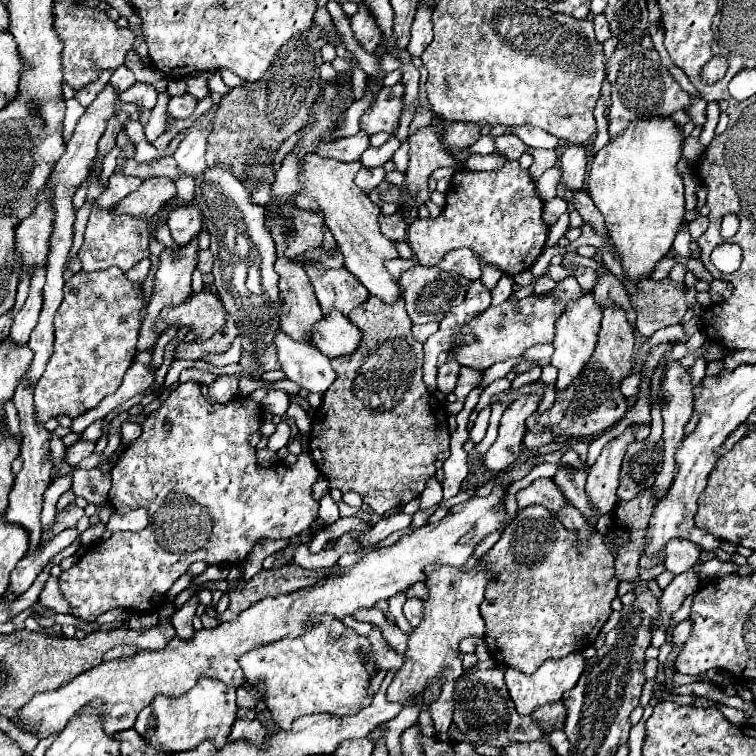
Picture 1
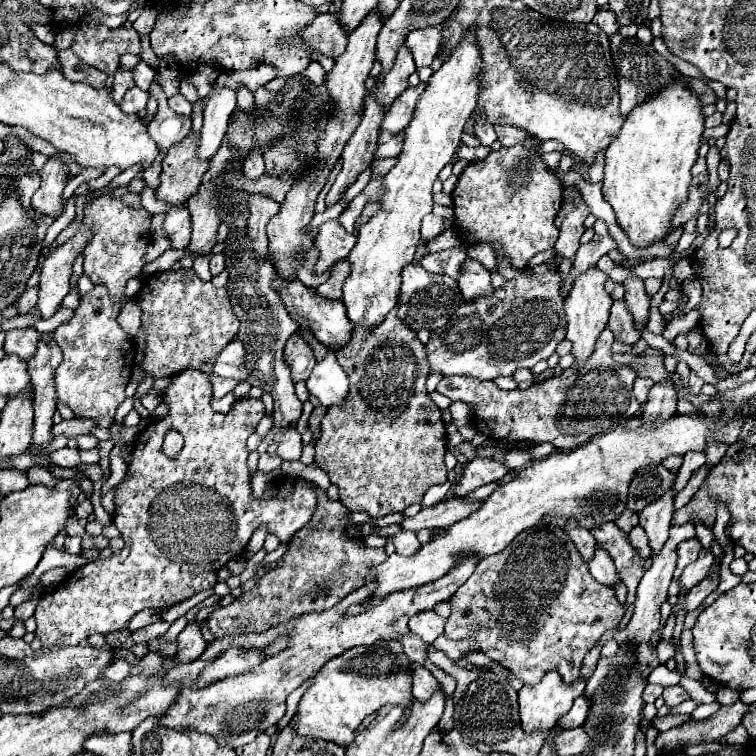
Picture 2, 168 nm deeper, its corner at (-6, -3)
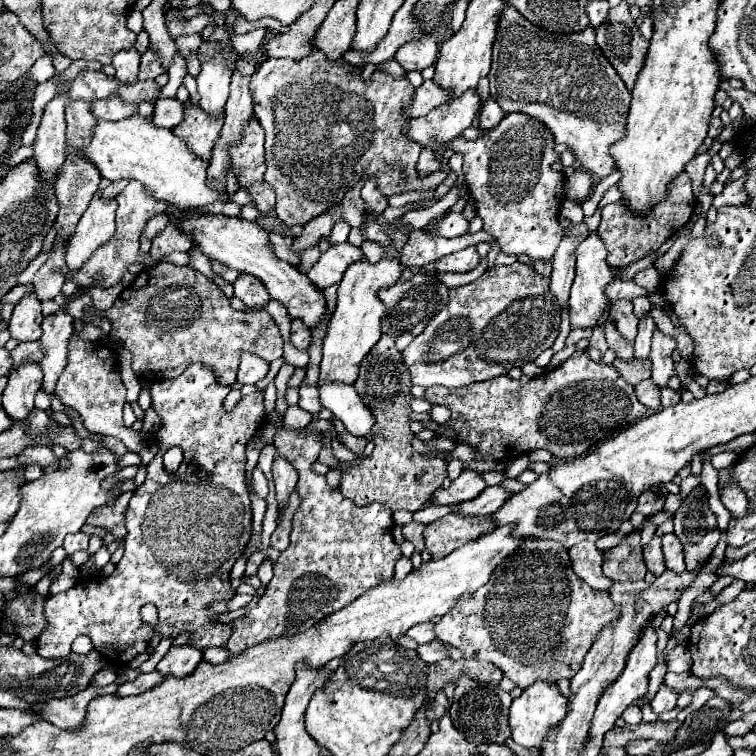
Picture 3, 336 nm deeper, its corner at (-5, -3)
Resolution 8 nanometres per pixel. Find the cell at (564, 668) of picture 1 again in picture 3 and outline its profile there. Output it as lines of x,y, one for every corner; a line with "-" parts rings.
537,681
511,703
511,711
509,711
509,727
513,733
511,739
523,747
541,747
541,741
545,739
547,731
559,721
563,721
565,713
567,713
567,697
561,695
557,683

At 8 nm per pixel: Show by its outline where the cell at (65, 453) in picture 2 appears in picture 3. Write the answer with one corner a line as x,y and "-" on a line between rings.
27,447
27,451
23,451
23,455
19,457
19,461
23,465
35,463
35,465
47,467
47,465
59,463
59,457
55,457
55,453
51,451
51,447

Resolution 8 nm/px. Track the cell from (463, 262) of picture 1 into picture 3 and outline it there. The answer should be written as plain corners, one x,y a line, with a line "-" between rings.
383,335
379,343
375,343
375,347
367,353
363,363
359,365
359,377
353,387
357,389
359,397
375,417
375,425
371,429
375,449
361,463
341,463
333,457
331,433
325,431
321,433
323,449
317,461
329,465
329,469
341,471
339,489
343,497
351,499
355,505
381,503
391,511
397,509
405,509
411,513
419,511
445,481
447,463
443,459
423,457
411,445
411,439
415,437
415,433
409,429
413,383
411,383
411,373
403,361
401,351
397,351
393,337

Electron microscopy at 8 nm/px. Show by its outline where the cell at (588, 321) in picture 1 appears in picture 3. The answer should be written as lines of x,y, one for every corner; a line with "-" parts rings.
589,233
589,237
577,247
575,255
577,255
577,275
575,275
575,281
573,281
573,287
571,287
571,297
569,297
571,329
577,329
577,327
593,329
601,321
605,307
609,303
605,287
611,283
613,275
611,275
611,269
605,261
607,249
603,247
603,241
599,239
597,233

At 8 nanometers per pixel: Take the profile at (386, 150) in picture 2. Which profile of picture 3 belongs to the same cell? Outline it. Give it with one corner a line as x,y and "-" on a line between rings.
467,91
449,105
441,105
425,117
409,119
405,137
417,141
423,147
437,147
459,137
467,127
471,127
479,109
477,91

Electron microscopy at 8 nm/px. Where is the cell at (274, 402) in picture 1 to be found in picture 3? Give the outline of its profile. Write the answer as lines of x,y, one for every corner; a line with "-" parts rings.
277,453
275,461
273,461
273,483
275,483
275,491
277,491
277,501
283,507
287,503
289,493
297,485
297,469
281,453

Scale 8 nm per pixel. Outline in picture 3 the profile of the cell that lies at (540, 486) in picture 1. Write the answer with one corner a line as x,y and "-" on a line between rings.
581,541
577,543
575,547
569,549
569,555
571,555
571,565
575,569
575,573
587,583
591,585
593,589
609,589
611,581
603,575
601,571
601,561
603,561
603,555
601,551
595,547
595,543
591,541

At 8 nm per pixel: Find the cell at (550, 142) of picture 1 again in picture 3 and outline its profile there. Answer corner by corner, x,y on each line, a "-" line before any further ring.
487,99
487,103
483,105
483,111
481,111
481,117
479,117
479,127
485,131
495,129
499,119
503,119
503,117
505,117
505,113
499,109
499,105
493,99

